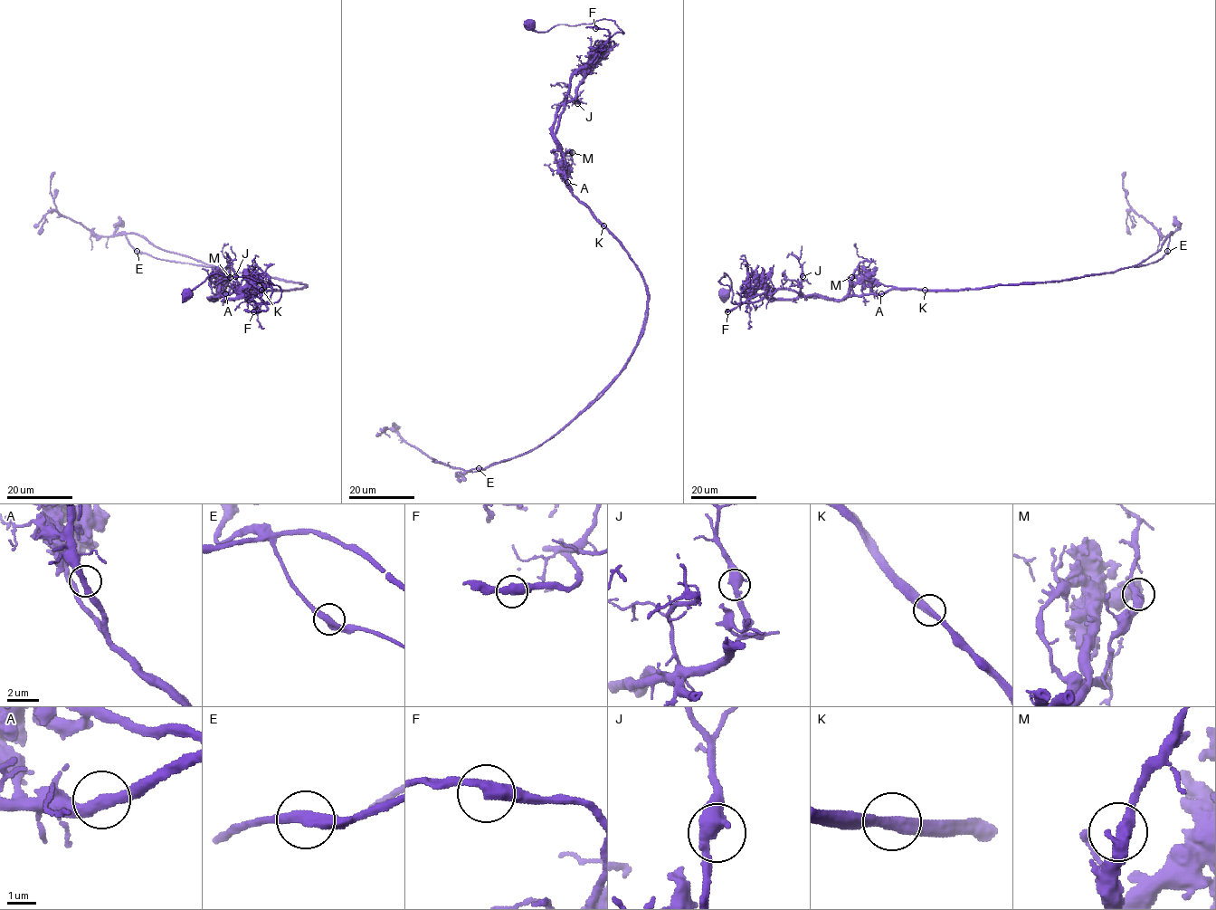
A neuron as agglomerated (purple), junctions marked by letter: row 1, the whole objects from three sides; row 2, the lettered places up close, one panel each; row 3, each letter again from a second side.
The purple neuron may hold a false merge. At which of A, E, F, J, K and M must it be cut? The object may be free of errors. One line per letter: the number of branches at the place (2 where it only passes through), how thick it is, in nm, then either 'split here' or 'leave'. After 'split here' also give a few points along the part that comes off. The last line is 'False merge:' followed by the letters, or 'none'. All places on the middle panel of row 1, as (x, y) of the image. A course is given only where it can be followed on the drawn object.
A: 2 branches meet; 380 nm thick; leave
E: 2 branches meet; 400 nm thick; leave
F: 2 branches meet; 440 nm thick; leave
J: 2 branches meet; 500 nm thick; leave
K: 2 branches meet; 400 nm thick; split here; foreign part runs (603, 225), (647, 295), (637, 344), (592, 405), (527, 452), (475, 472), (434, 462), (397, 426)
M: 2 branches meet; 440 nm thick; leave
False merge: K

